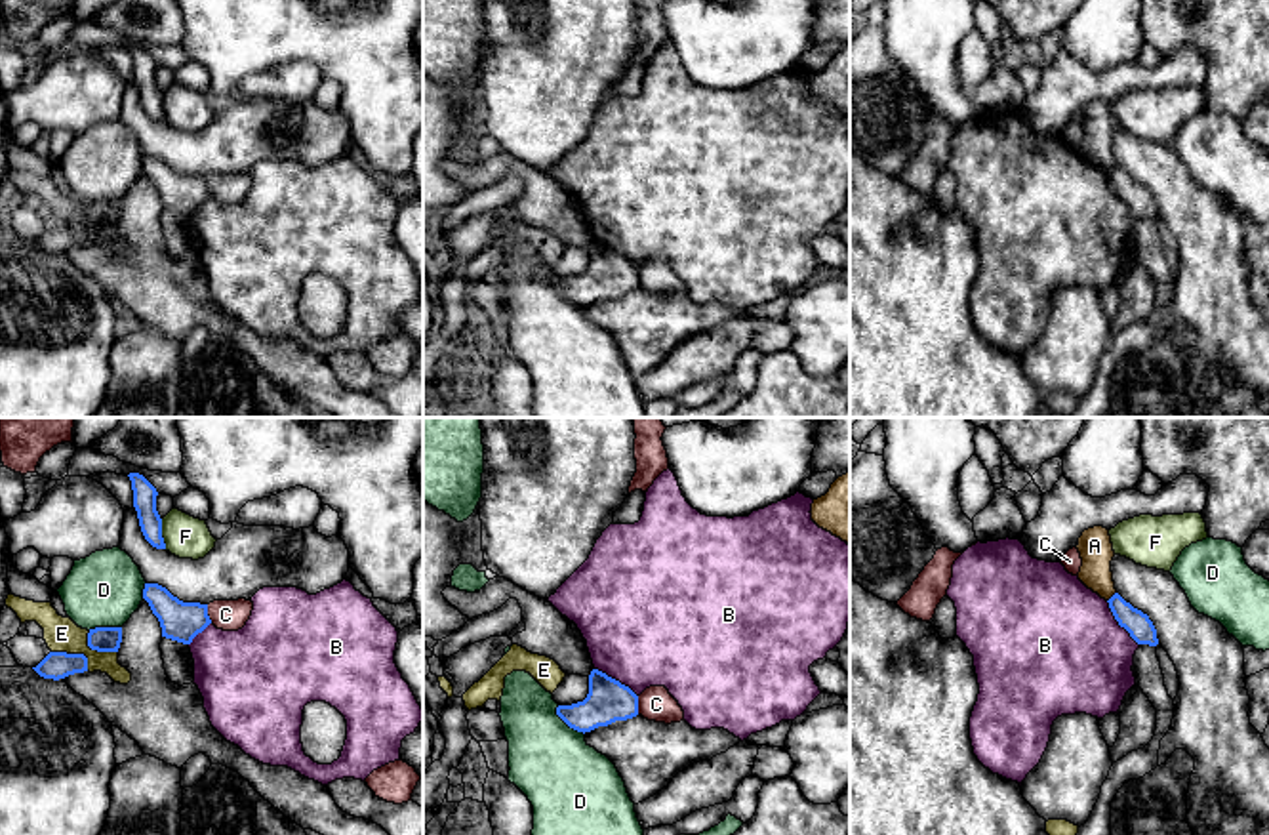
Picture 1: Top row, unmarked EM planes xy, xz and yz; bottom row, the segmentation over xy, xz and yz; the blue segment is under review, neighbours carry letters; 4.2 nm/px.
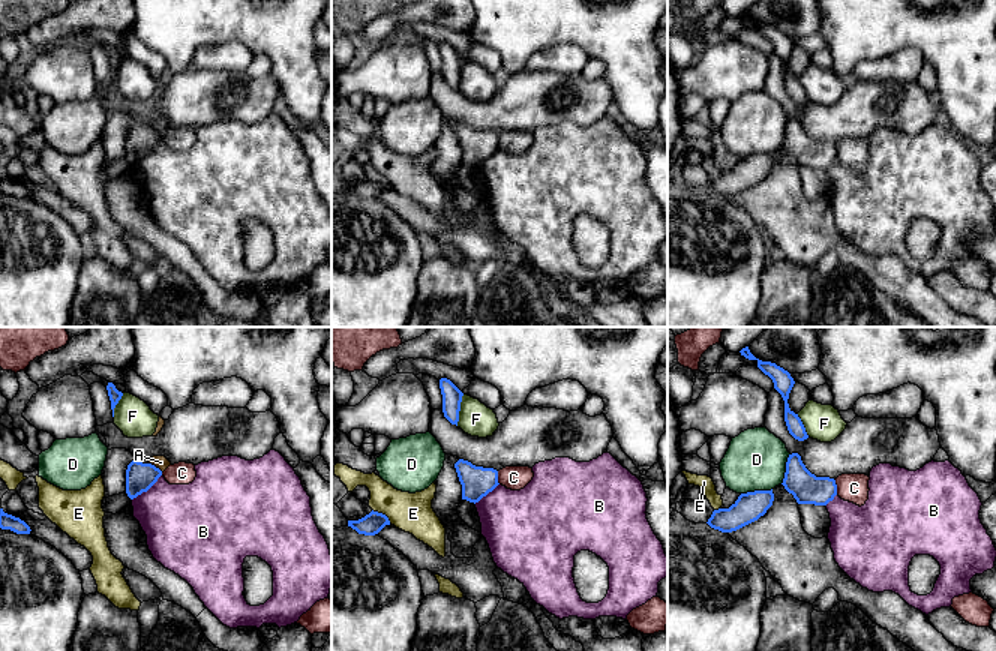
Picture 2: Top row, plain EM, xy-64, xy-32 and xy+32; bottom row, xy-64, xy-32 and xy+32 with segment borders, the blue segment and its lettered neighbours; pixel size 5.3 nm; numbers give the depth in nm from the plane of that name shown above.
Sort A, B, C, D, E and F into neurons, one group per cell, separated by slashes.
A / B / C / D / E / F

